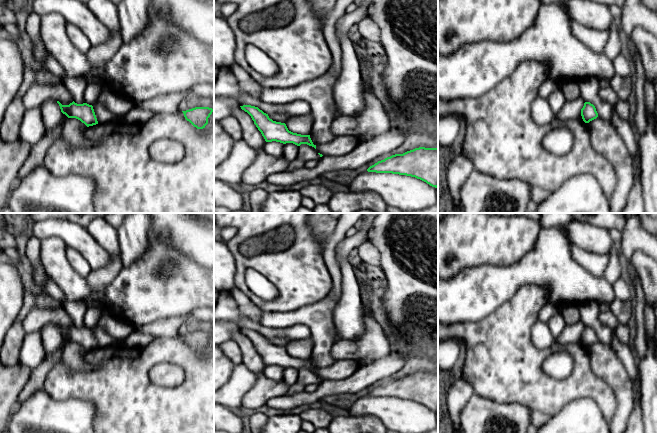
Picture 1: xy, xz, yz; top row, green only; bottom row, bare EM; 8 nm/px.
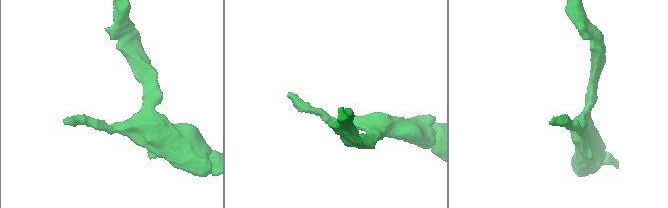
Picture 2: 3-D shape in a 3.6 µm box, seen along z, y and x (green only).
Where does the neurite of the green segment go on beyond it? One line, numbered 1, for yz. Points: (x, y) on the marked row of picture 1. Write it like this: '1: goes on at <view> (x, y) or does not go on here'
1: does not go on here

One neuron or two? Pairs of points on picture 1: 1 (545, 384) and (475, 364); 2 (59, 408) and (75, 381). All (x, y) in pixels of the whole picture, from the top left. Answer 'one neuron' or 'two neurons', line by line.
1: one neuron
2: two neurons

